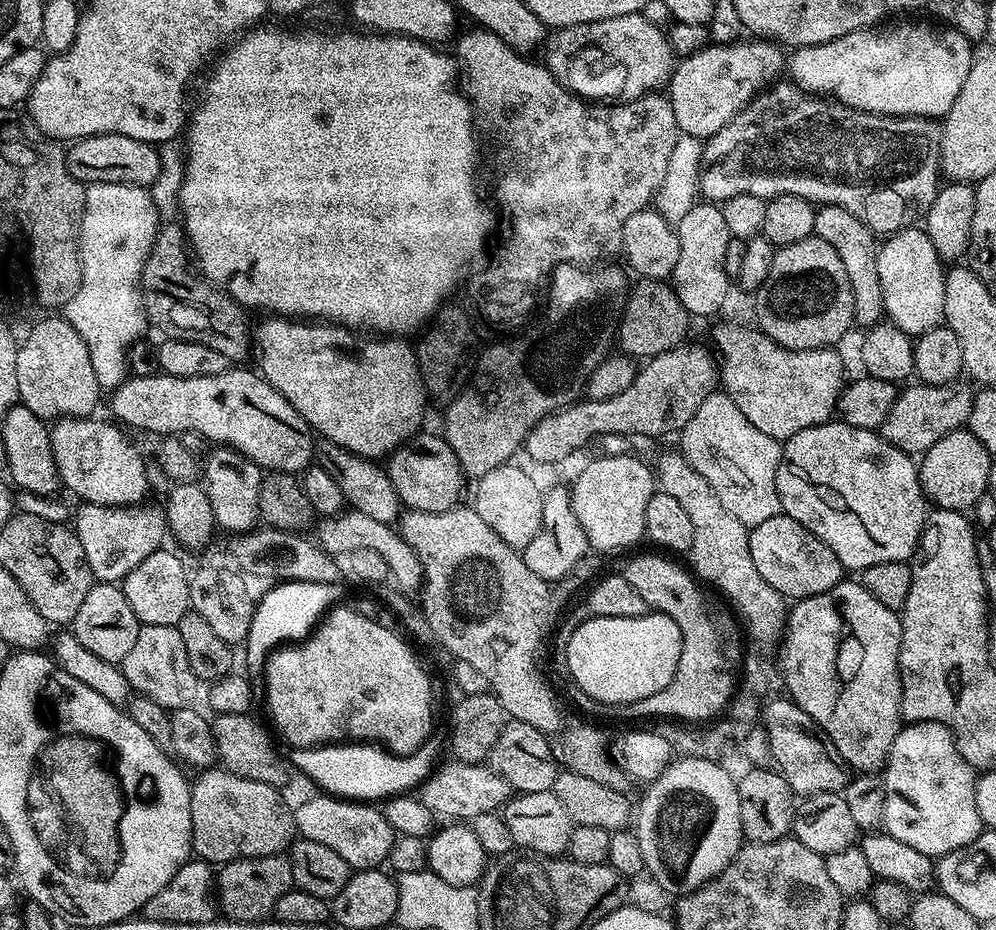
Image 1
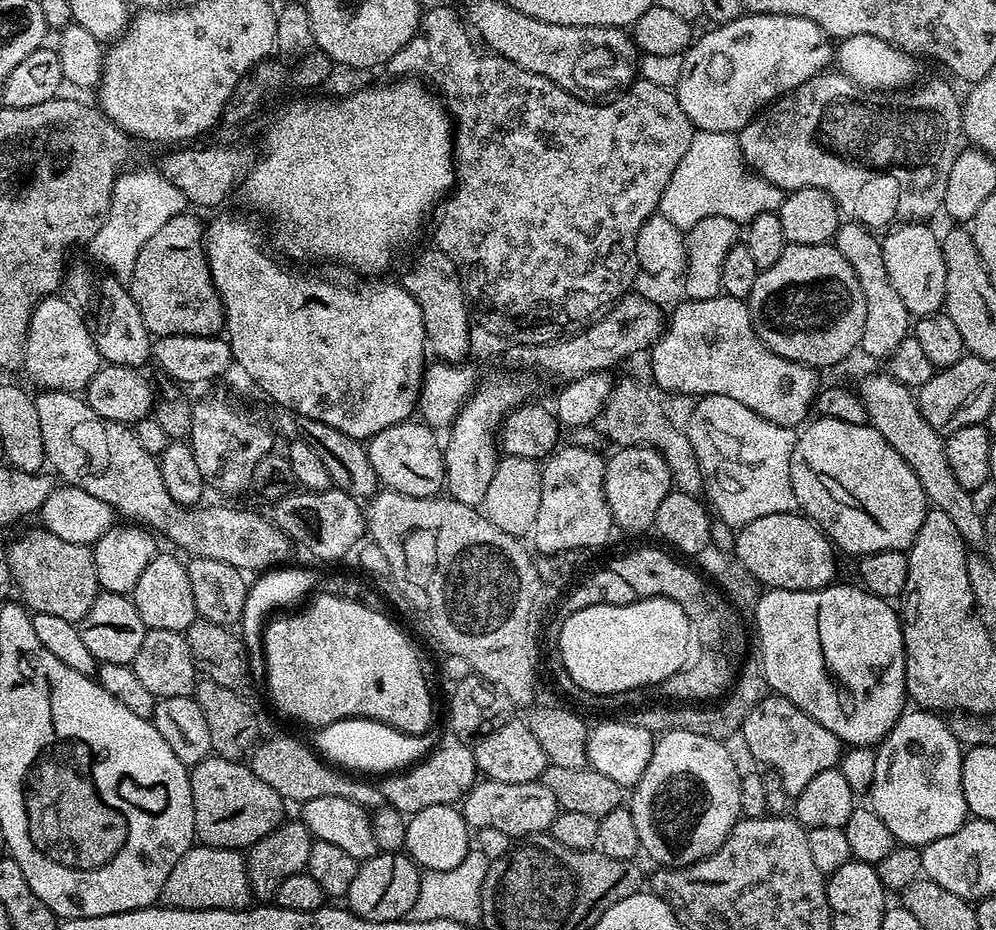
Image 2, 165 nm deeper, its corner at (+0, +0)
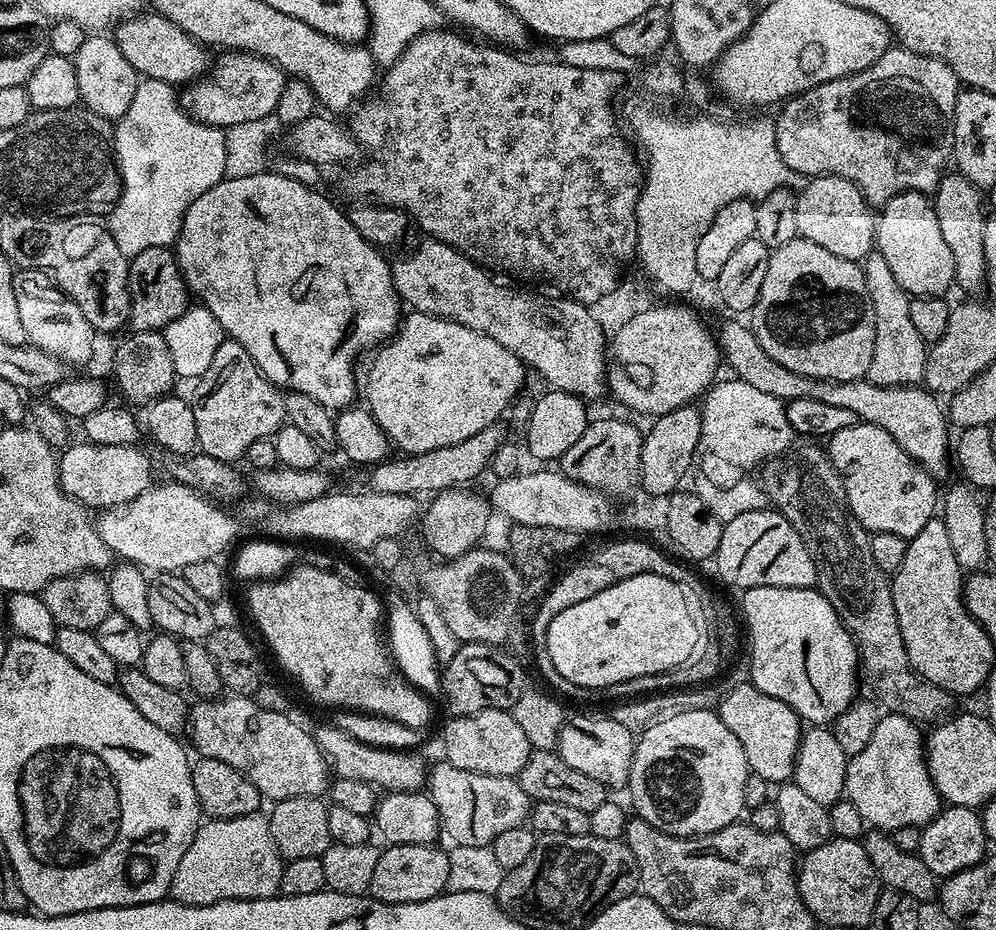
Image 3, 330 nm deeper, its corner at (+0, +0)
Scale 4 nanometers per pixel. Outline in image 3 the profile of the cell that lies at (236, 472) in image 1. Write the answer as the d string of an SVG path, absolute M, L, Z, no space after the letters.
M226 338L222 346L214 354L214 362L210 362L210 370L195 381L196 393L190 396L194 410L194 426L198 426L196 443L199 451L210 454L210 458L218 458L225 462L236 462L236 459L247 457L250 442L258 442L258 438L275 437L277 430L285 424L284 392L267 380L258 370L254 358L246 354L246 350L237 340Z

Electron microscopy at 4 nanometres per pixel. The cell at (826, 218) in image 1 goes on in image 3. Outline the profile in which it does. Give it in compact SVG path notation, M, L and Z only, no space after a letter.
M873 250L862 261L866 290L870 294L870 306L874 306L874 358L870 362L870 370L866 379L878 386L916 386L923 381L926 370L926 358L929 345L918 334L917 328L910 323L910 297L902 286L898 286L898 278L890 271L890 265L882 254Z

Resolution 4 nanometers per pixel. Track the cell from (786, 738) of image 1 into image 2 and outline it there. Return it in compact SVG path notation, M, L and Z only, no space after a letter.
M769 694L764 697L750 714L746 714L742 737L748 752L760 764L768 764L771 771L778 773L785 792L795 798L810 782L810 778L822 774L822 770L837 767L842 755L842 741L826 726L822 726L810 714L806 714L794 702L784 696Z

